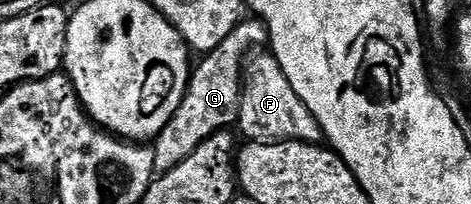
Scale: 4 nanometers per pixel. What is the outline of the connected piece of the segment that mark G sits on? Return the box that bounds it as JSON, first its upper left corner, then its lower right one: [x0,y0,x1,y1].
[152,16,268,172]

